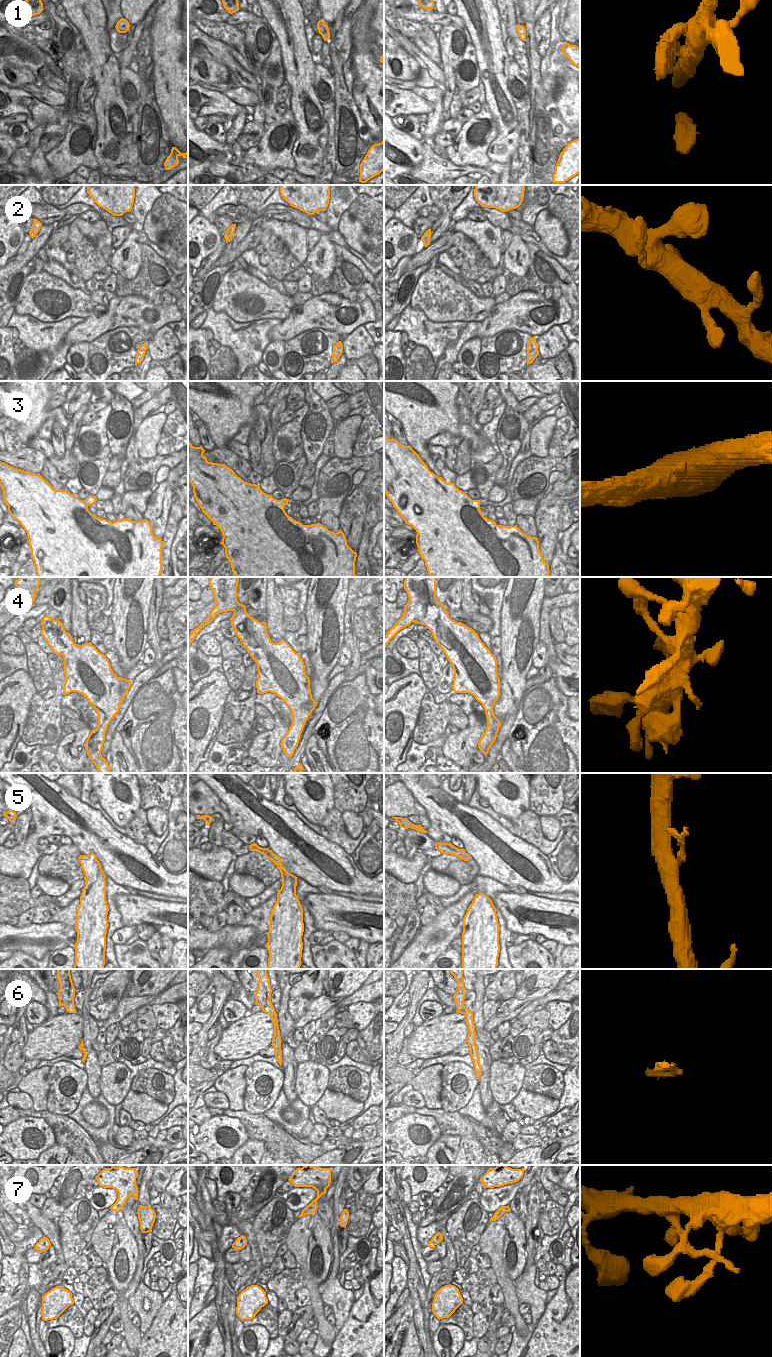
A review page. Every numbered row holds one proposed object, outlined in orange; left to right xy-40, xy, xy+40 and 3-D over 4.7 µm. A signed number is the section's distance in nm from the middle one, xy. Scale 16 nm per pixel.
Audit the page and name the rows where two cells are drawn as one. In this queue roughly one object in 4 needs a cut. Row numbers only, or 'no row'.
7

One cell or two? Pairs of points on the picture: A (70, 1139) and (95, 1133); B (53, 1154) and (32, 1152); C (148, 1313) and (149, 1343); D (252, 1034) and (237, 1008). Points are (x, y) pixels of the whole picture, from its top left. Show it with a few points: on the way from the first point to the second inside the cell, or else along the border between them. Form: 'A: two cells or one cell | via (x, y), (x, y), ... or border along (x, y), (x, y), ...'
A: two cells | border along (72, 1119), (97, 1146)
B: two cells | border along (55, 1143), (39, 1154)
C: two cells | border along (160, 1306), (151, 1326), (142, 1334)
D: two cells | border along (246, 1015), (229, 1023)

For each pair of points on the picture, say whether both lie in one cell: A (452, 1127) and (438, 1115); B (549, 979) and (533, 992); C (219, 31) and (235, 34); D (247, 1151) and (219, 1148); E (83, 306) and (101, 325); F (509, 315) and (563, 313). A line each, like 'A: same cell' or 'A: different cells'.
A: same cell
B: same cell
C: same cell
D: different cells
E: different cells
F: same cell

